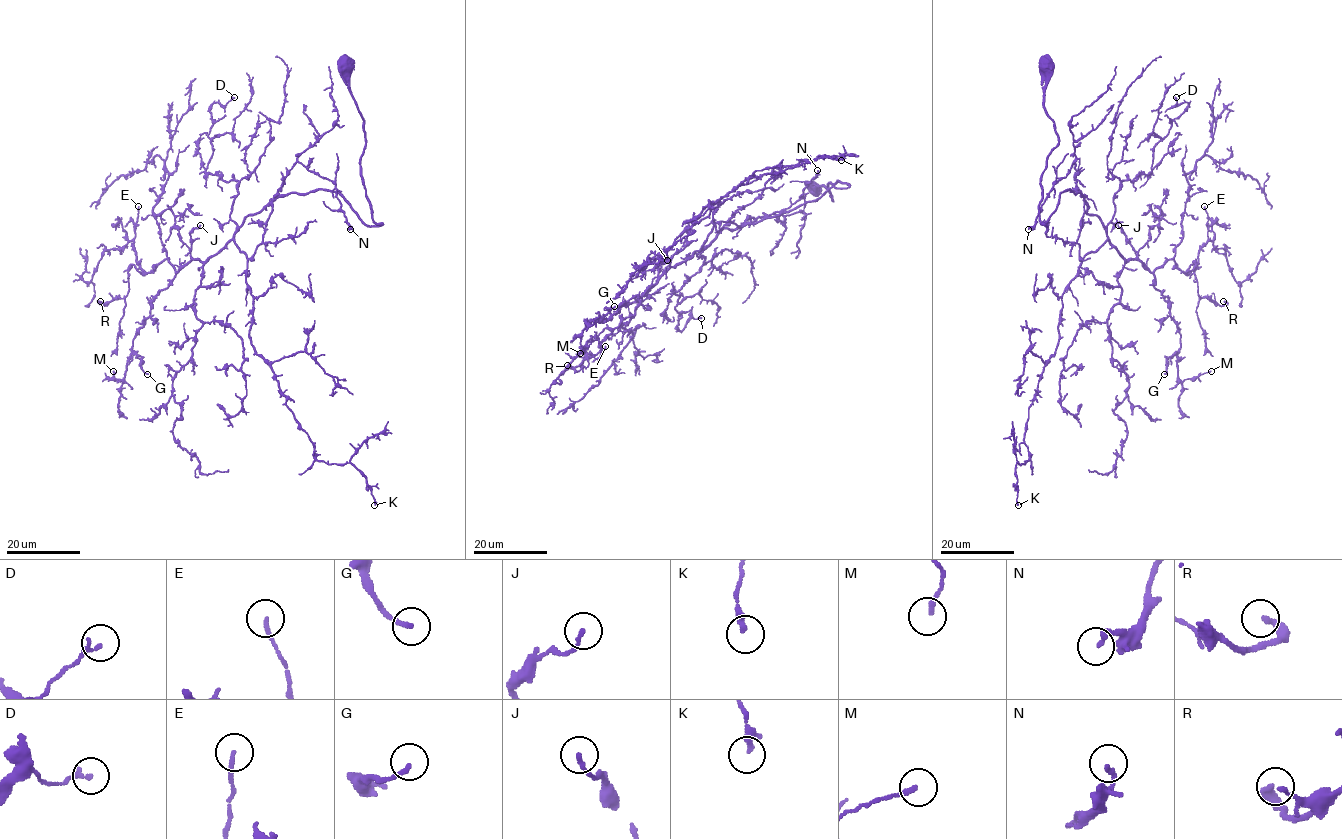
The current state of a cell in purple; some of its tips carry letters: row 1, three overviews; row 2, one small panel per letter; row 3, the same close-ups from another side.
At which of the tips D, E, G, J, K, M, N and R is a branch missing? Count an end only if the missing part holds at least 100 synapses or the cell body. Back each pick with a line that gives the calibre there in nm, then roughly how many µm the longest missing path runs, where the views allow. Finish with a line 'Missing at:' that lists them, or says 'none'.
Missing at: none

